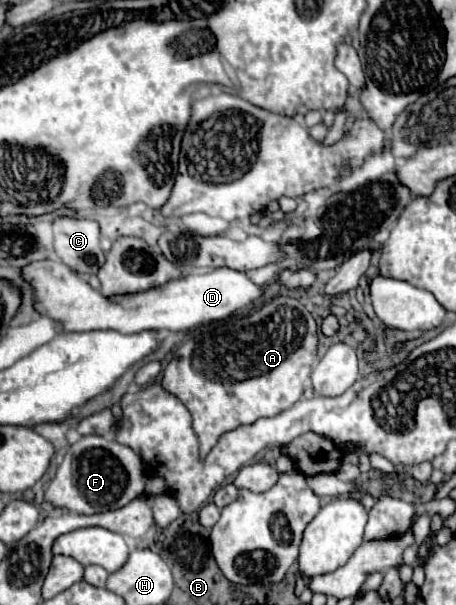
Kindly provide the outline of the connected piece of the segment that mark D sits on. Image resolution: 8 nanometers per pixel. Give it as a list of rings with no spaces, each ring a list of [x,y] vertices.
[[[39,260],[21,268],[25,282],[33,286],[33,306],[39,314],[55,320],[67,332],[87,330],[115,330],[121,334],[137,334],[145,330],[169,330],[181,332],[197,324],[229,318],[239,308],[247,306],[261,296],[261,288],[255,286],[245,274],[229,268],[215,268],[205,274],[189,274],[185,278],[173,278],[157,288],[149,288],[135,294],[103,296],[91,288],[77,272],[69,270],[59,260]]]

